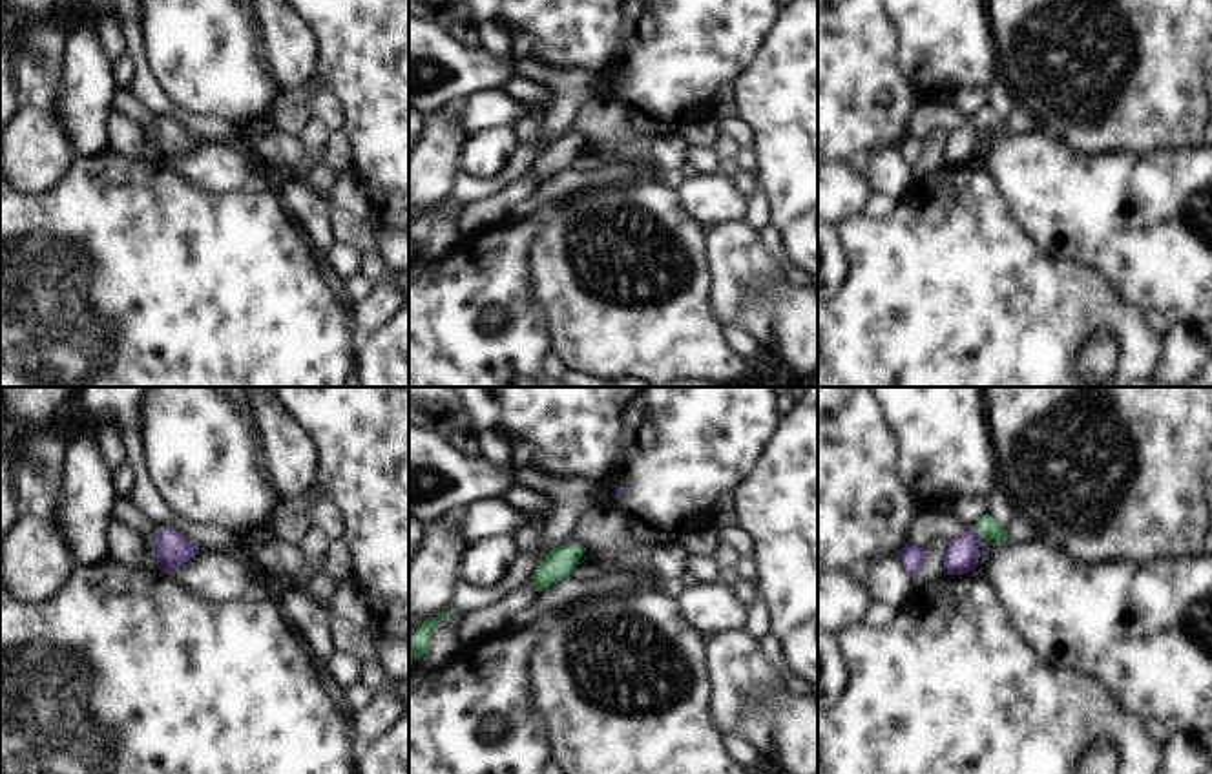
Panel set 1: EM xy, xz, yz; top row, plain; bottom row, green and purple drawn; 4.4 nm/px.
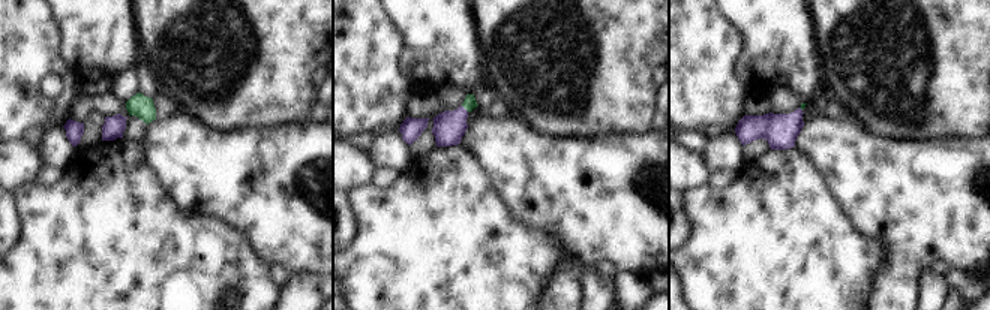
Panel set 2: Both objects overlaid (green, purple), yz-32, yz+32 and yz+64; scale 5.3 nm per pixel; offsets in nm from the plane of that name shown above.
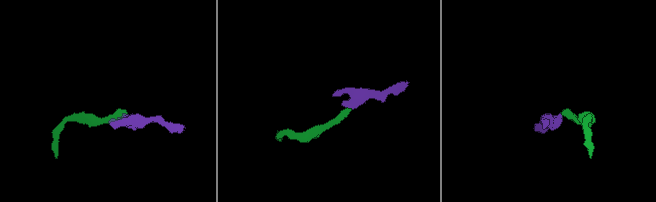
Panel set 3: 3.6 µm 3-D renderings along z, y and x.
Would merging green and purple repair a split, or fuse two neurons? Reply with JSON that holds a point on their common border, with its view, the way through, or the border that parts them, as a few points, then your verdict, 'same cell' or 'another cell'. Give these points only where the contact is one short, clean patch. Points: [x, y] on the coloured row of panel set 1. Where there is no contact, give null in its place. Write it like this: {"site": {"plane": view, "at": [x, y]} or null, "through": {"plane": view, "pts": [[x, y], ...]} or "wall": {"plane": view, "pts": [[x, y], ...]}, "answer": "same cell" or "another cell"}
{"site": {"plane": "yz", "at": [977, 530]}, "through": {"plane": "yz", "pts": [[986, 526], [977, 530], [962, 554]]}, "answer": "same cell"}

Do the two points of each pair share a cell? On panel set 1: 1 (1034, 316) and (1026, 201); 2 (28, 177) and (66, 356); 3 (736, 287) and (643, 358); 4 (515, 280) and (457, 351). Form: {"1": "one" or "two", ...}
{"1": "two", "2": "two", "3": "two", "4": "one"}

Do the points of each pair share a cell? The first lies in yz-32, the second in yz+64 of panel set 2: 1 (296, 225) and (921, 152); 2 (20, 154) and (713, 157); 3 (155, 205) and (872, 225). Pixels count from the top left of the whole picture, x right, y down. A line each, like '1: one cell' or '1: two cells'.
1: one cell
2: two cells
3: two cells

